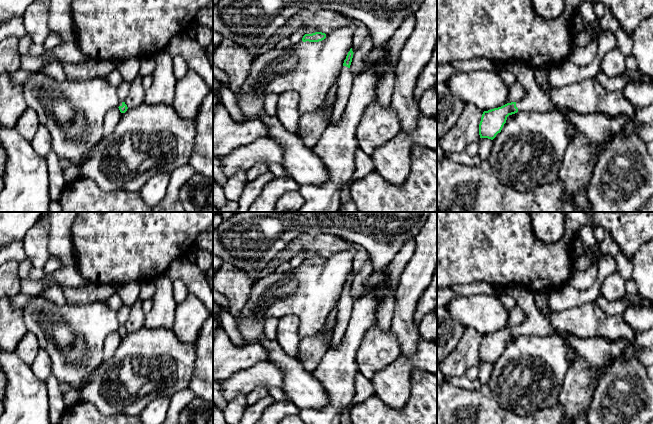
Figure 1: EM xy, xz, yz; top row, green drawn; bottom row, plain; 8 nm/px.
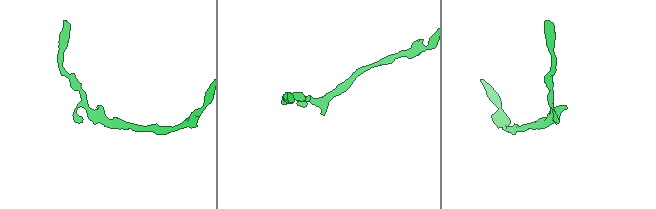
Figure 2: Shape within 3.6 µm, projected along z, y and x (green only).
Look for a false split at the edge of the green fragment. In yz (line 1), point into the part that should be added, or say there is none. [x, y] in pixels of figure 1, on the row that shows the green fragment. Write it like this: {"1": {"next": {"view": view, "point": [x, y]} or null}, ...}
{"1": {"next": {"view": "yz", "point": [575, 173]}}}

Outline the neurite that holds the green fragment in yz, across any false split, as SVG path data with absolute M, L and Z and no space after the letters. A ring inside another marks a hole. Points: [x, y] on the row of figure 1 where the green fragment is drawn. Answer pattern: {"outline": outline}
{"outline": "M512 61L506 63L505 68L512 72L516 81L523 86L525 96L519 102L484 111L479 124L480 138L493 140L501 132L507 117L517 112L559 111L567 116L576 127L577 133L570 139L557 177L562 182L563 199L575 202L579 191L591 181L595 167L594 152L605 139L620 131L631 118L624 114L612 117L602 113L579 114L561 110L536 83L532 67L523 61Z"}

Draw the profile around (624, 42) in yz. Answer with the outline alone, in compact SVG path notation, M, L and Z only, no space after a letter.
M619 28L616 33L616 47L625 56L628 57L632 55L633 51L633 40L630 35L628 35L623 28Z

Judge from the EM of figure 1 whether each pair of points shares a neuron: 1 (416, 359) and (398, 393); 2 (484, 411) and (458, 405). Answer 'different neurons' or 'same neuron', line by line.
1: same neuron
2: same neuron

